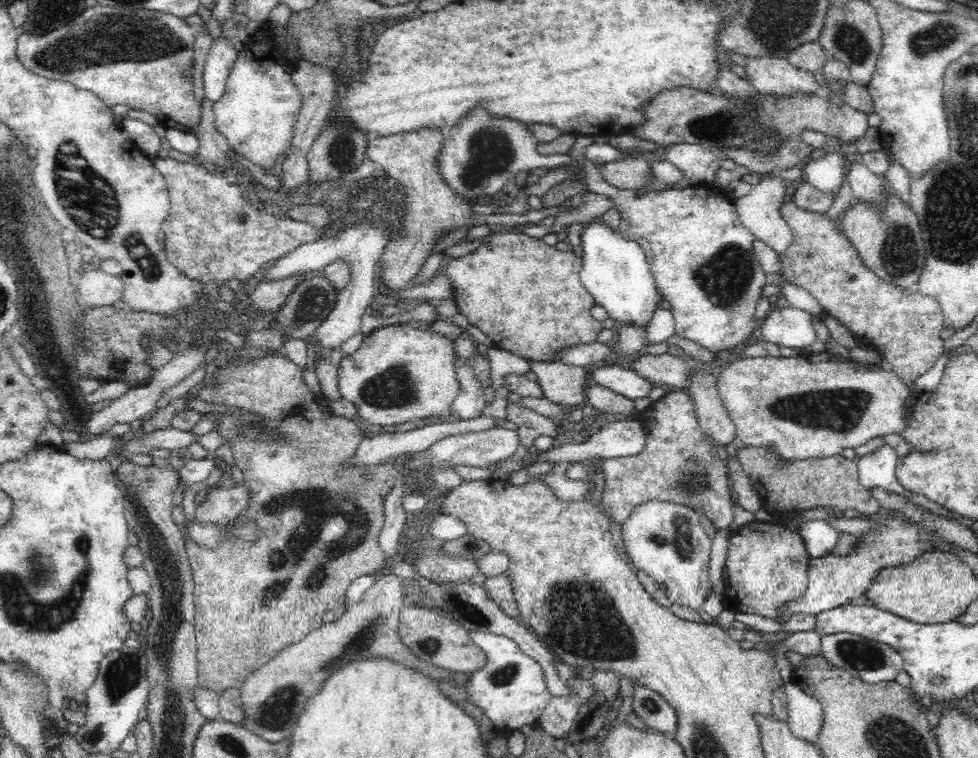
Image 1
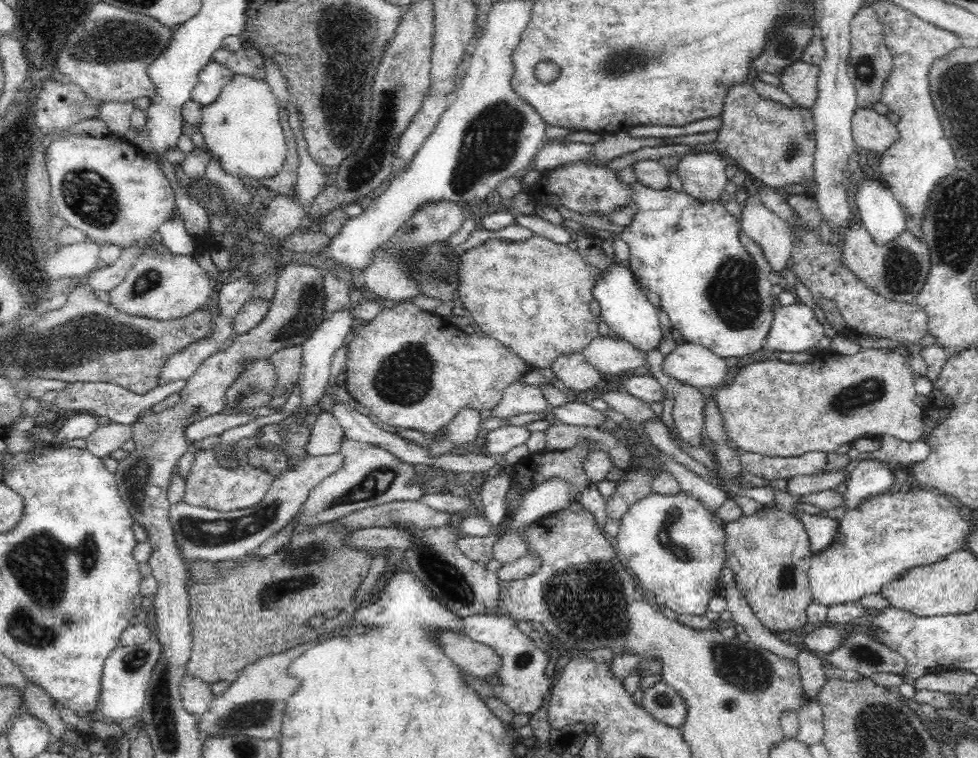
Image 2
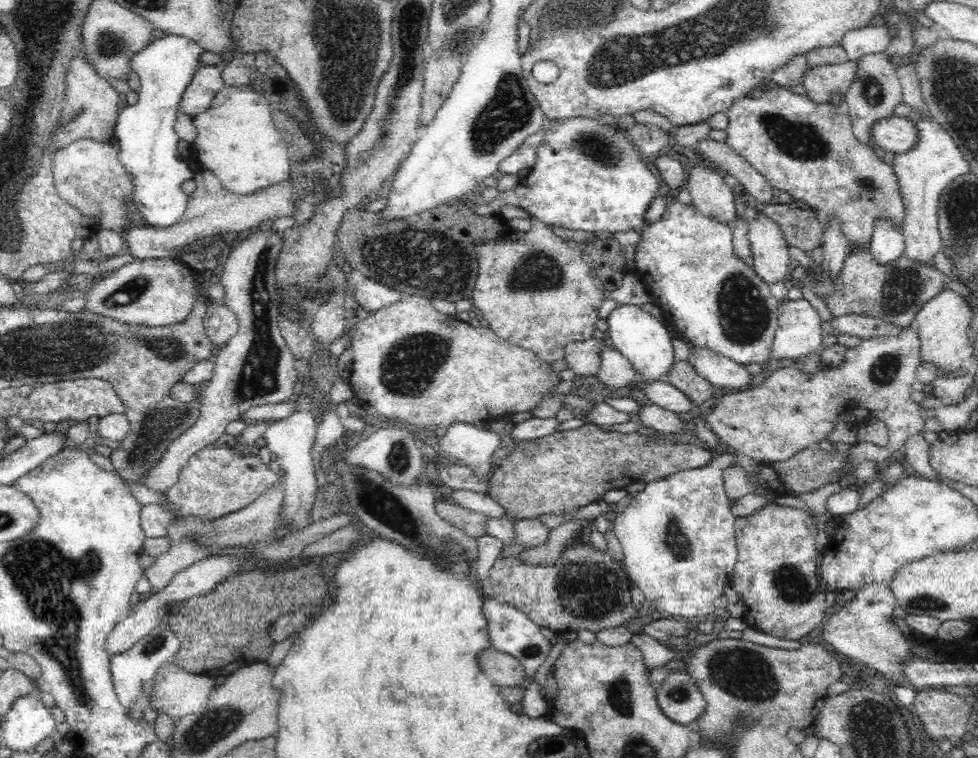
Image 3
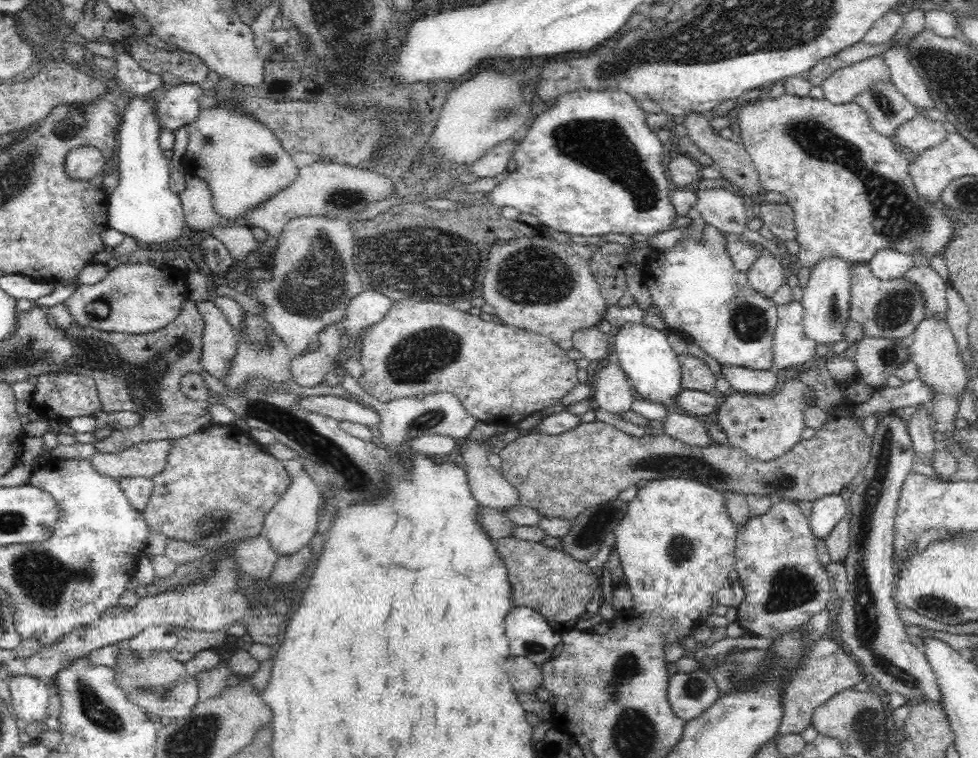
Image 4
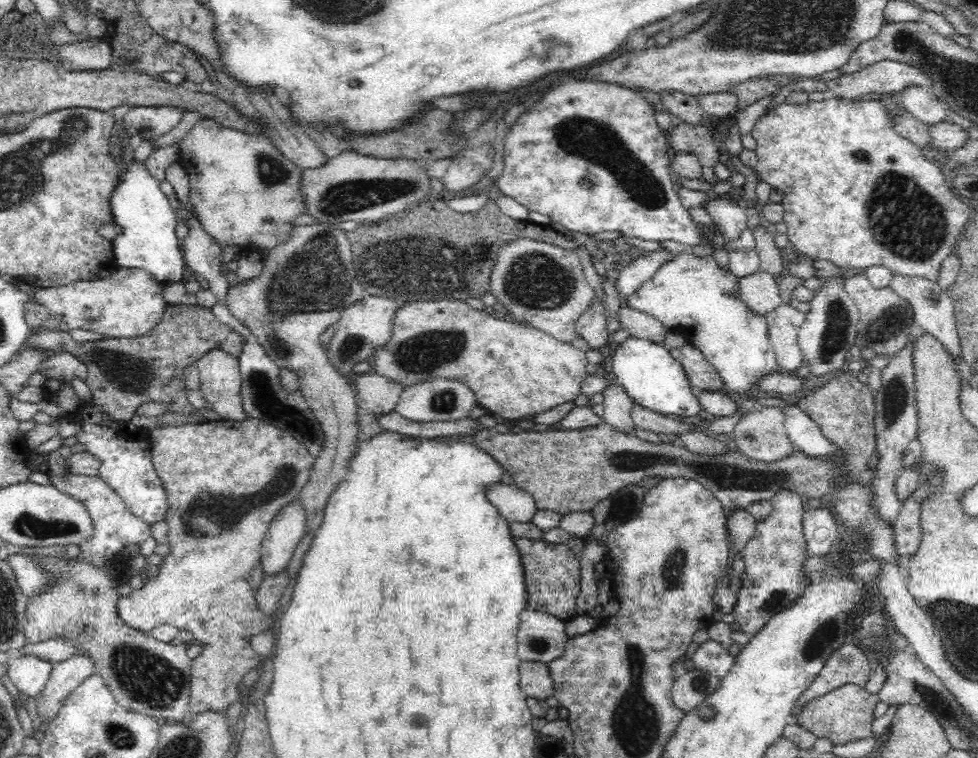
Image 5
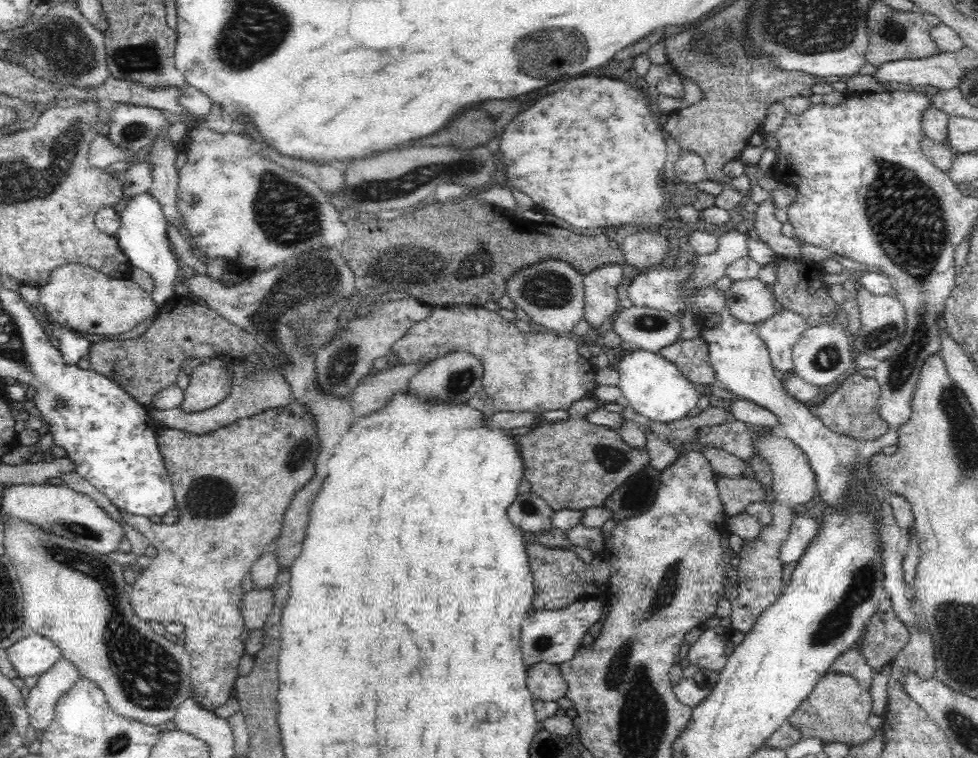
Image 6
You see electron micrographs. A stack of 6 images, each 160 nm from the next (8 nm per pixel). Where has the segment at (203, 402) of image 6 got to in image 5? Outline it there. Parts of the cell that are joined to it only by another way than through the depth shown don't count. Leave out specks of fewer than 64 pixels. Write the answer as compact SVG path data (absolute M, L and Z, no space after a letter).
M212 348L195 363L201 380L199 389L208 402L208 413L235 423L248 420L240 398L238 357L227 354L221 348Z

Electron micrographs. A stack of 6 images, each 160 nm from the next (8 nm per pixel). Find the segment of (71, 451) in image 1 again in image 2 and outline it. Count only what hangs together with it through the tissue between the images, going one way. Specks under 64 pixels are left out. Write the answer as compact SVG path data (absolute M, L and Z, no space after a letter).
M111 422L100 426L86 438L87 450L98 458L110 457L111 453L122 449L124 443L132 439L134 426Z

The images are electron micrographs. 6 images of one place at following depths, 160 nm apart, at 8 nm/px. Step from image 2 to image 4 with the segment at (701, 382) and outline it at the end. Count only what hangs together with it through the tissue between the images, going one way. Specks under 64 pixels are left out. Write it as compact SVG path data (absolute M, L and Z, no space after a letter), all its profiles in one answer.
M720 364L720 375L729 382L730 387L743 394L764 394L778 382L776 374L769 369L758 370L729 364Z

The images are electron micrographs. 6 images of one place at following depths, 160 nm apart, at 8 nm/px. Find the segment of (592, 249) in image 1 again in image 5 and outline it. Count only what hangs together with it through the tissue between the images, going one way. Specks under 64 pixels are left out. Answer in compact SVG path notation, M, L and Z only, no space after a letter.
M630 334L618 347L613 355L613 371L621 385L626 389L632 401L650 411L660 413L662 416L670 417L693 417L701 416L701 404L696 396L696 392L690 388L690 383L683 371L682 365L671 354L669 349L663 344L656 344L643 338L636 338Z

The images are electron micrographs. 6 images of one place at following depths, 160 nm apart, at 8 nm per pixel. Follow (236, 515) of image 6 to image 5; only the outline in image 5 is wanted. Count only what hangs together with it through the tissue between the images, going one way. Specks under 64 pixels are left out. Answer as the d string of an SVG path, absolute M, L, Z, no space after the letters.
M216 417L216 419L208 420L206 423L185 423L182 425L155 428L149 430L149 446L151 447L150 453L151 459L153 460L153 468L157 472L159 480L162 482L164 493L166 493L168 508L164 512L163 520L168 523L168 542L170 542L170 550L172 552L164 560L162 570L160 570L160 574L156 578L152 578L150 582L145 582L141 589L132 591L130 596L116 600L116 612L118 612L118 617L120 617L122 623L143 633L148 634L152 628L160 625L172 625L179 630L188 630L202 644L202 648L204 648L204 652L200 656L191 660L191 697L189 707L194 714L208 710L222 712L222 710L227 710L228 705L234 702L241 694L238 685L242 682L244 675L252 672L252 670L256 670L256 667L262 659L251 647L249 641L250 636L260 634L262 631L275 631L275 621L271 619L271 616L264 614L259 609L255 591L244 592L244 588L250 590L244 584L249 583L247 580L250 570L254 568L254 564L258 560L261 560L262 542L264 542L264 536L268 532L270 522L272 522L274 516L283 507L286 507L286 504L290 504L292 500L296 500L302 488L308 484L315 458L310 455L309 450L303 444L299 444L289 434L285 434L282 430L271 426L271 424L264 424L264 422L258 422L258 420L254 419L235 423L232 420L224 421Z

